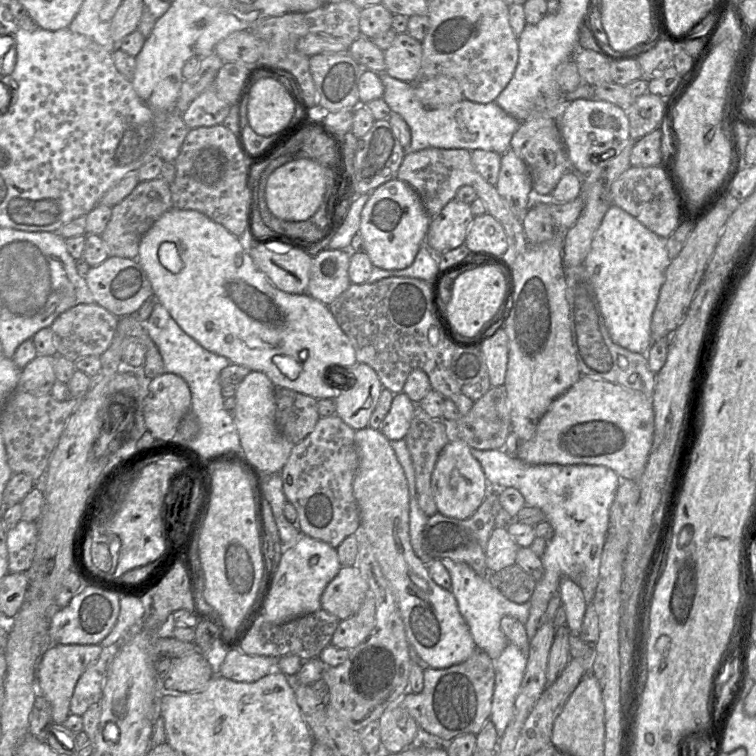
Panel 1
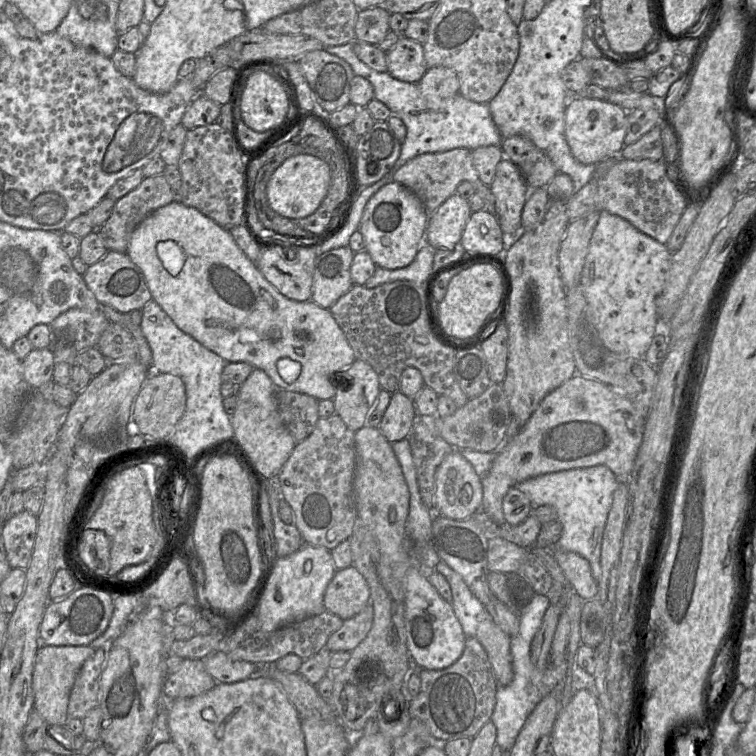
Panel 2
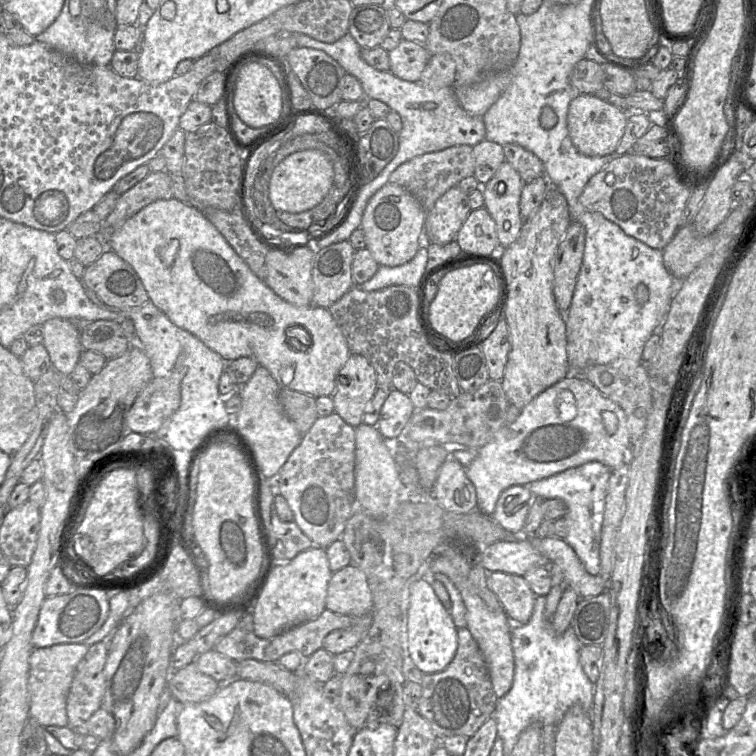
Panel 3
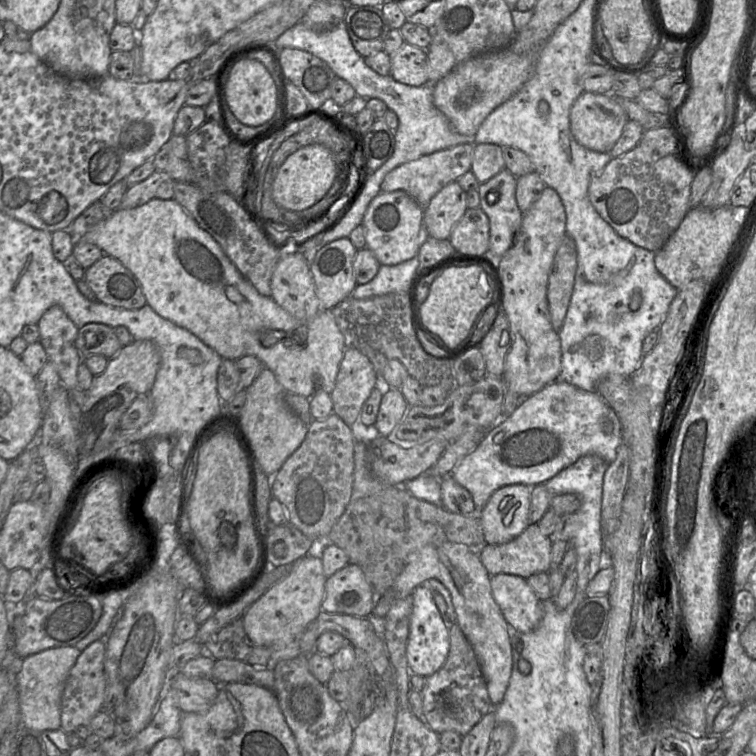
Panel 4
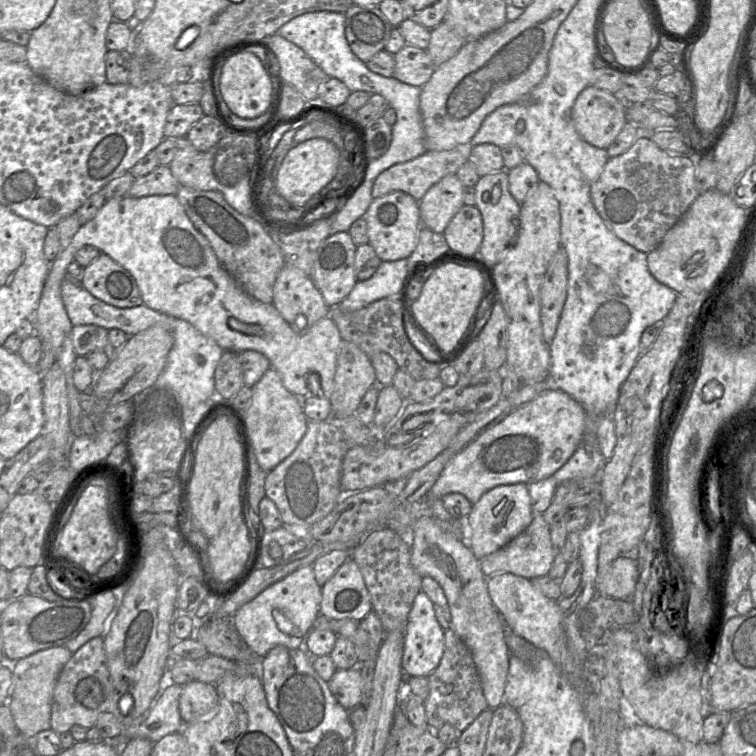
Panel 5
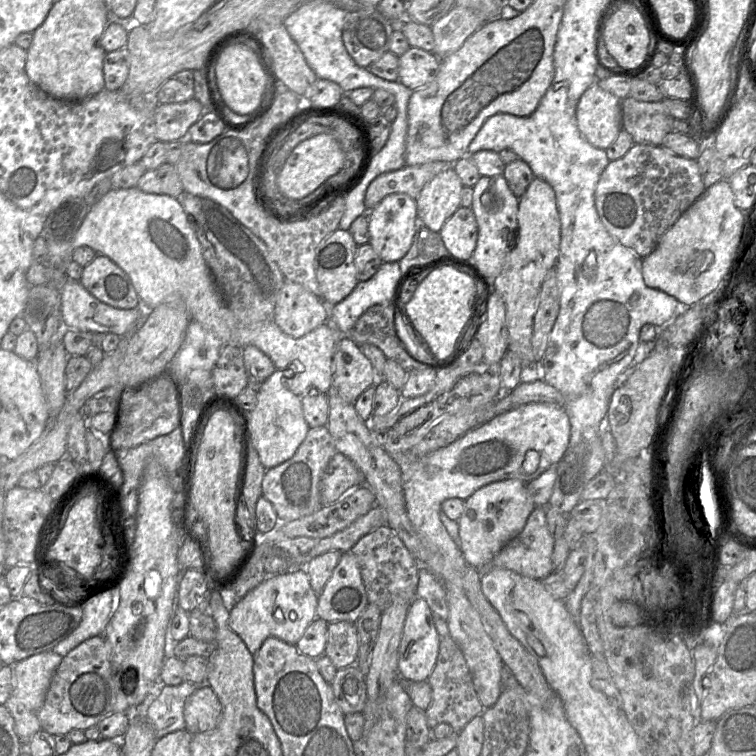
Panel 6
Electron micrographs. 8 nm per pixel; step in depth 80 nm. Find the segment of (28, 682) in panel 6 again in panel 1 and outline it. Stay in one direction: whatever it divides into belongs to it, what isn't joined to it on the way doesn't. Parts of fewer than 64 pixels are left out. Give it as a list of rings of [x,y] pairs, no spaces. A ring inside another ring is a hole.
[[[52,644],[43,653],[36,671],[37,690],[49,703],[54,723],[62,724],[67,719],[77,681],[86,668],[99,658],[102,651],[100,644]]]

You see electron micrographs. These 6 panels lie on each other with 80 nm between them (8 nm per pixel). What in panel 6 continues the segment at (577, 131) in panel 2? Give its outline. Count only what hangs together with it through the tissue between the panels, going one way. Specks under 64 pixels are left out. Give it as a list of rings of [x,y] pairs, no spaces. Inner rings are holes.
[[[593,84],[578,101],[576,122],[586,141],[605,150],[622,130],[621,100]]]

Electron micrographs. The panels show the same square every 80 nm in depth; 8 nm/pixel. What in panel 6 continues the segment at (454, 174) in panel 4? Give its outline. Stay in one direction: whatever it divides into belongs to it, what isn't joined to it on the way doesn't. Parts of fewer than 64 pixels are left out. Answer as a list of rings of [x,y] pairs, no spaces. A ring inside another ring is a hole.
[[[435,161],[408,166],[384,173],[375,178],[365,195],[367,212],[375,208],[386,196],[394,193],[407,194],[416,199],[424,185],[439,173],[453,168],[454,163]]]

